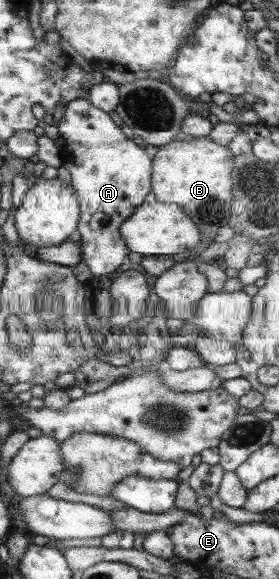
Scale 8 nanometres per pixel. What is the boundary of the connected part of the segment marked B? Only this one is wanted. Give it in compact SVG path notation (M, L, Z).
M179 133L166 145L158 146L158 152L152 163L152 193L156 202L174 203L183 208L190 216L192 223L200 225L200 246L214 242L218 227L224 227L229 216L229 201L232 197L232 182L230 169L234 157L227 148L212 143L208 137L194 138Z

